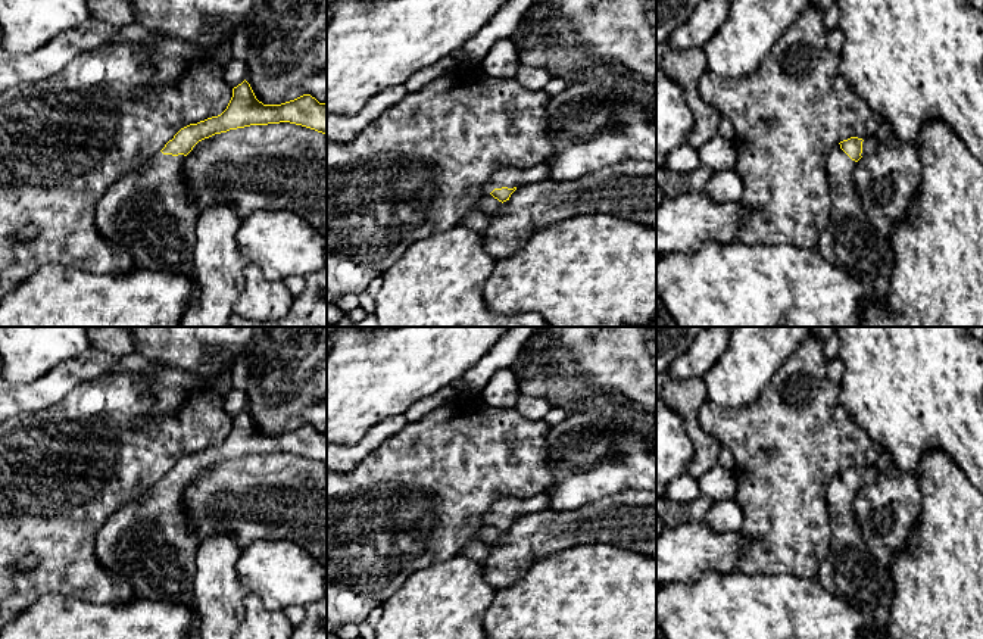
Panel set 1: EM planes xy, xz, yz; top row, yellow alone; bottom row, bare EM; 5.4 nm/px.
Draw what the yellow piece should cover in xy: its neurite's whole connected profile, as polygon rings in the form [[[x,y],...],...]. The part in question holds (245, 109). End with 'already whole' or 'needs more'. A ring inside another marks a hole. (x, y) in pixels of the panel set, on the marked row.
[[[244,80],[233,88],[227,109],[218,115],[181,128],[165,147],[146,163],[115,181],[96,203],[97,231],[113,246],[127,250],[132,268],[182,274],[196,283],[194,246],[199,208],[184,177],[184,163],[193,147],[215,134],[250,125],[290,122],[327,134],[327,103],[303,94],[281,105],[259,102]]]; needs more

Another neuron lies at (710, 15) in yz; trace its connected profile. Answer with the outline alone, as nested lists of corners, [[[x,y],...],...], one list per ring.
[[[702,0],[686,24],[668,38],[675,50],[705,47],[728,16],[731,0]]]

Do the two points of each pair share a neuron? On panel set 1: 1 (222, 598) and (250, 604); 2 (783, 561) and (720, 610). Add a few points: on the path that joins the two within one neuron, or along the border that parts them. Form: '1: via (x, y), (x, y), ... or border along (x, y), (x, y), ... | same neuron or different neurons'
1: border along (249, 594), (243, 602), (243, 619), (240, 623) | different neurons
2: border along (736, 569), (745, 573), (795, 574), (801, 579) | different neurons

